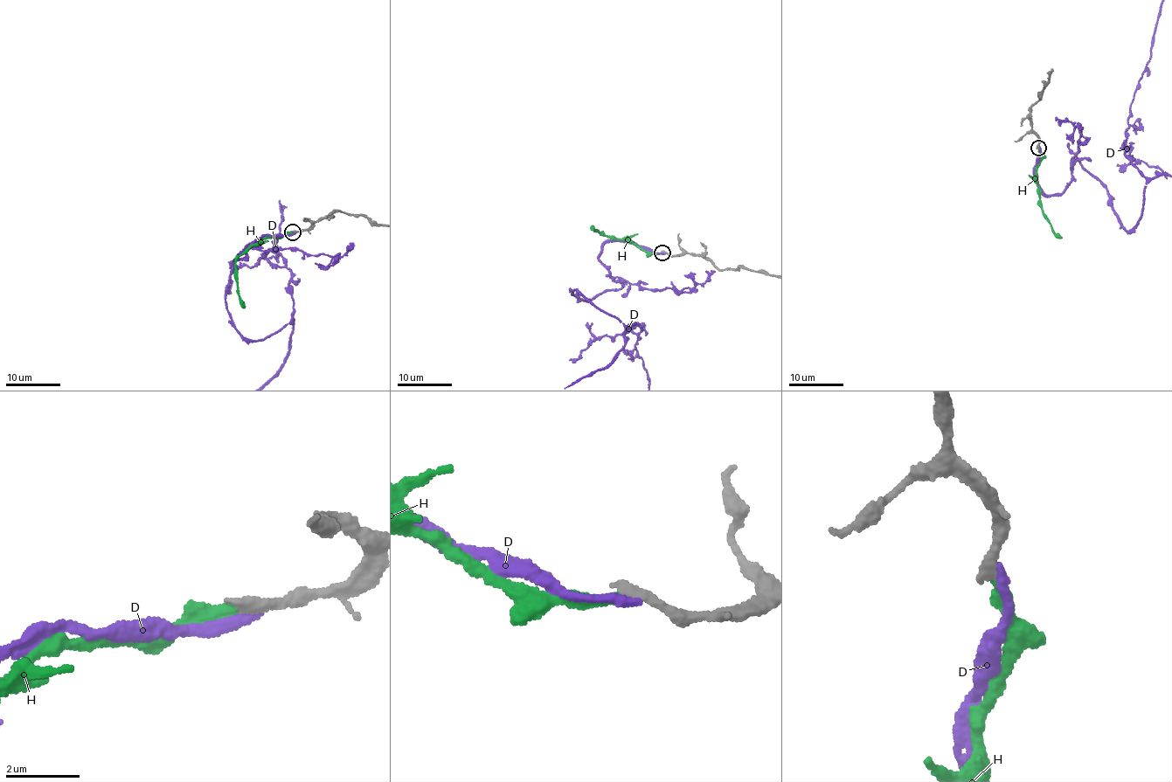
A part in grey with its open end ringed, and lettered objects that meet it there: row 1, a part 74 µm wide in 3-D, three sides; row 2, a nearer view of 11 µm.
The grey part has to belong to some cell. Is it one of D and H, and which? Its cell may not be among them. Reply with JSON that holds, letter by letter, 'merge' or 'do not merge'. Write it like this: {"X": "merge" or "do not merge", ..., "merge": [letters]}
{"D": "do not merge", "H": "merge", "merge": ["H"]}

